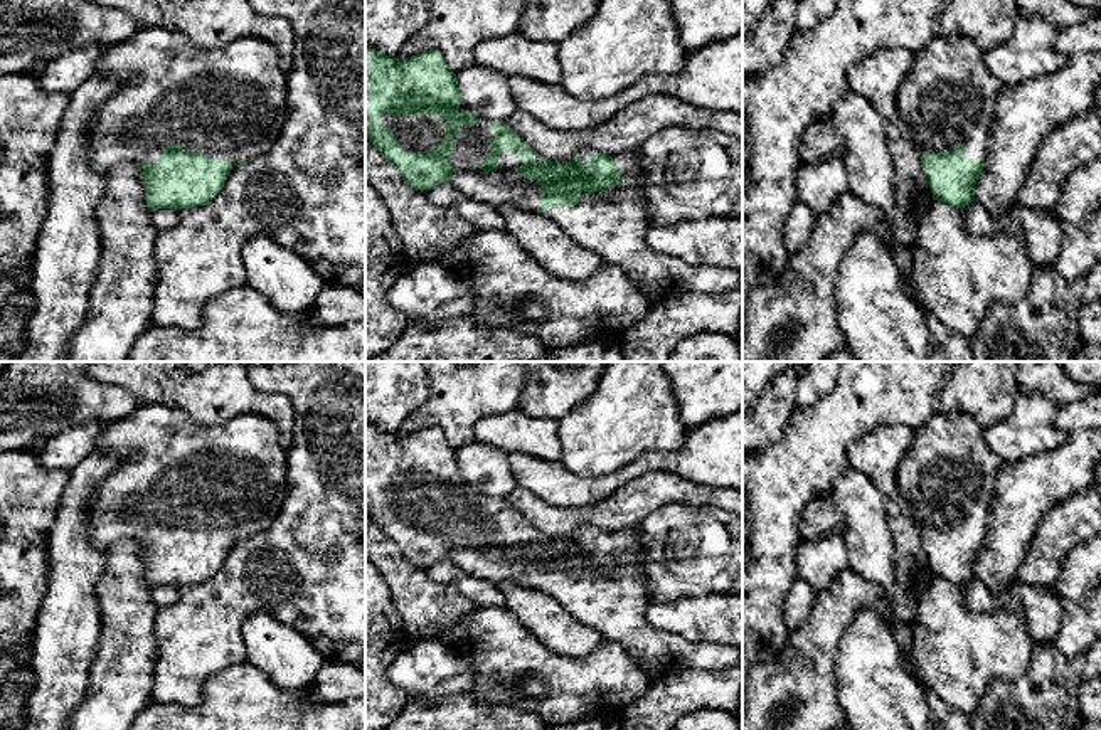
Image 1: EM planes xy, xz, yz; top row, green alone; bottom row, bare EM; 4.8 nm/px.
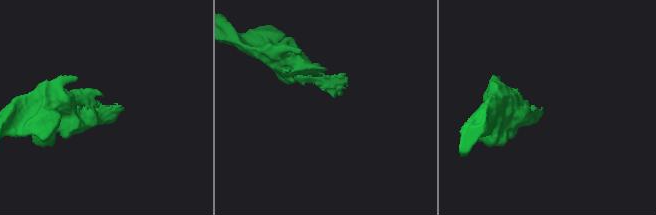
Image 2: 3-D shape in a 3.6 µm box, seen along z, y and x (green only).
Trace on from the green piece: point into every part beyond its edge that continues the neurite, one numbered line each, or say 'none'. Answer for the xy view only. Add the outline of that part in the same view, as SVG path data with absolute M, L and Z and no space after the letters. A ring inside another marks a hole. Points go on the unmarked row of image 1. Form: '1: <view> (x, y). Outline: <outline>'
1: xy (229, 480). Outline: M146 404L136 409L128 417L125 417L123 421L106 424L101 439L96 444L96 451L116 452L120 456L120 464L94 488L89 505L89 538L91 542L96 542L101 550L108 550L118 540L152 542L163 533L163 525L167 521L180 521L185 528L202 528L207 535L229 535L232 543L236 543L241 535L251 537L268 530L273 525L288 495L286 451L281 446L276 424L271 419L263 417L259 414L241 414L237 417L229 419L224 424L209 426L192 419L187 412L184 412L178 407L168 407L163 404Z

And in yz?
1: yz (948, 473). Outline: M936 414L916 429L912 444L897 466L897 488L901 498L912 506L918 528L955 528L963 521L966 535L987 535L992 493L1000 466L1000 458L985 442L983 427L970 414Z

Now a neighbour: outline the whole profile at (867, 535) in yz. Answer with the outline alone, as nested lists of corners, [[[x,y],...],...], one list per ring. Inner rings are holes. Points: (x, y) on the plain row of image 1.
[[[848,468],[832,486],[832,500],[845,515],[848,569],[864,580],[877,584],[887,604],[894,592],[894,540],[882,495],[875,483]]]

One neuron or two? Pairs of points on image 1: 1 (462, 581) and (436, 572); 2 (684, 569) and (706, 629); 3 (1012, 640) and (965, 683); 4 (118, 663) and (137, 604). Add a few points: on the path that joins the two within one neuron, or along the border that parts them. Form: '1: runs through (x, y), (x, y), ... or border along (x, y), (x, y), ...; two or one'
1: runs through (455, 577), (443, 572); one
2: border along (724, 591), (679, 596), (655, 604); two
3: runs through (1000, 648), (977, 671); one
4: runs through (127, 648), (127, 619); one

